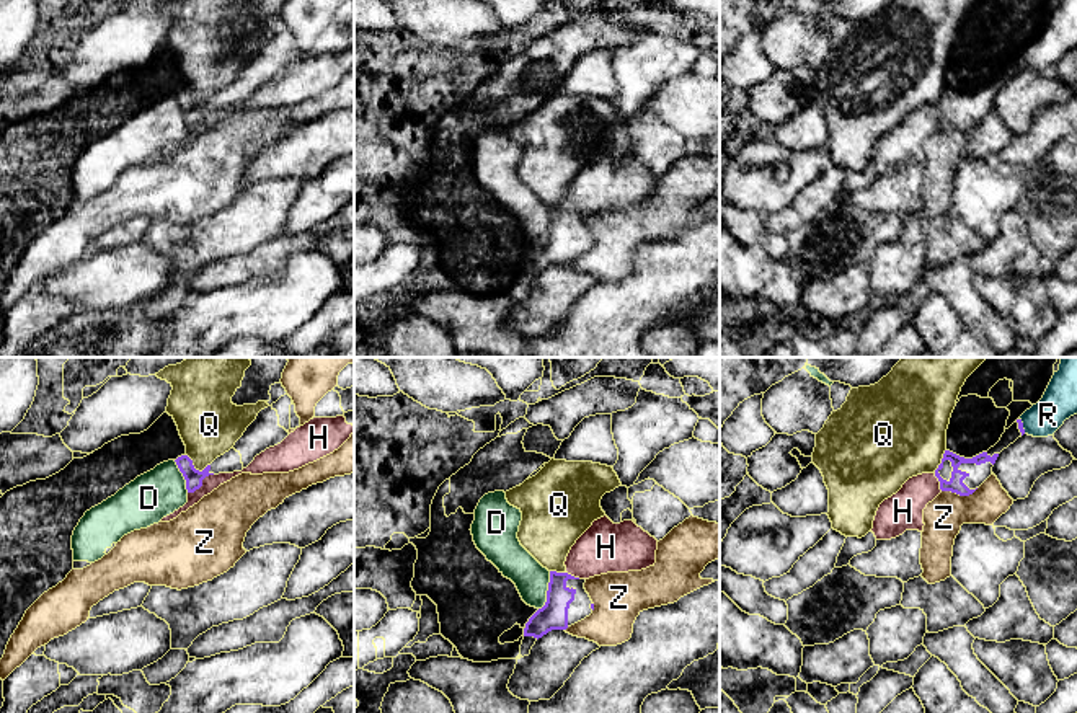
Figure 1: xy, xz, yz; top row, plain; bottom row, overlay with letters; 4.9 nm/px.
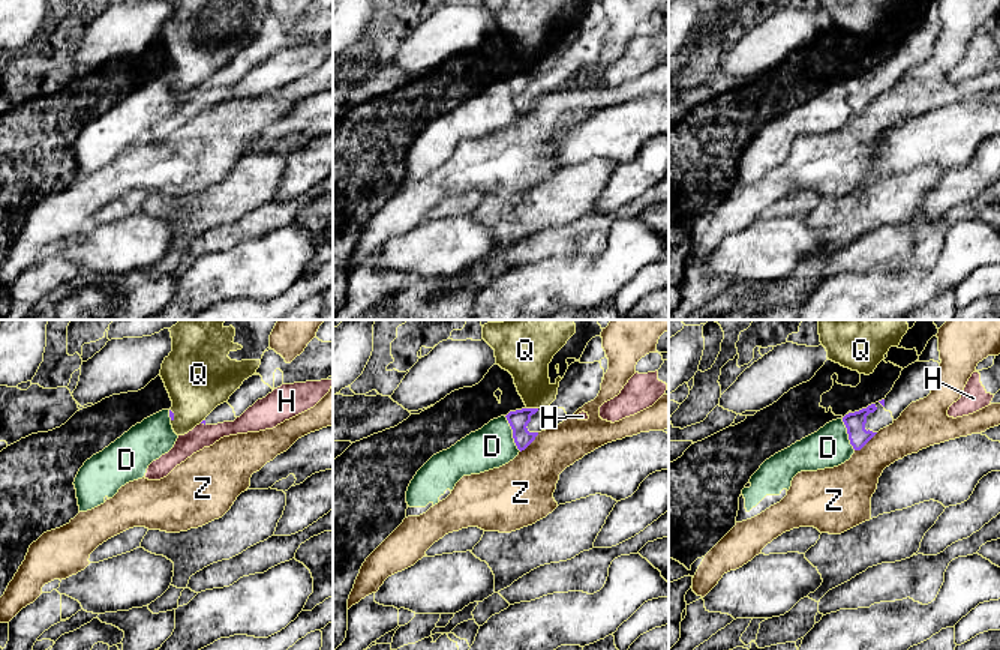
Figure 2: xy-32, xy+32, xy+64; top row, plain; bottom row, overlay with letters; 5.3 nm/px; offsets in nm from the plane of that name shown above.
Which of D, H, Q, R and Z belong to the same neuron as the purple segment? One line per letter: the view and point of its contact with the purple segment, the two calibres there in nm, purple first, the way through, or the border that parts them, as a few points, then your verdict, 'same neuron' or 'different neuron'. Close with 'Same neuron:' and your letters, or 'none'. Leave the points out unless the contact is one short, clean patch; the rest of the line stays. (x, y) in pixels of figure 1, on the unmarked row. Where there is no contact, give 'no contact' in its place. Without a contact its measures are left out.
D: xz (547, 225) | 140/170 nm | along xz (550, 206), (545, 237), (539, 243) | different neuron
H: xy (201, 119) | 90/80 nm | along xy (212, 108), (188, 128) | different neuron
Q: xy (195, 103) | 90/300 nm | along xy (185, 88), (199, 105), (209, 100) | different neuron
R: yz (1022, 61) | 30/180 nm | same neuron
Z: yz (960, 129) | 80/190 nm | different neuron
Same neuron: R

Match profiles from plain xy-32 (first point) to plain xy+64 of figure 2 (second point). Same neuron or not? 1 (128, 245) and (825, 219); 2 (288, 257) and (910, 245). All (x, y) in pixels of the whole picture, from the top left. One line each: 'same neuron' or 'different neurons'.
1: different neurons
2: different neurons

